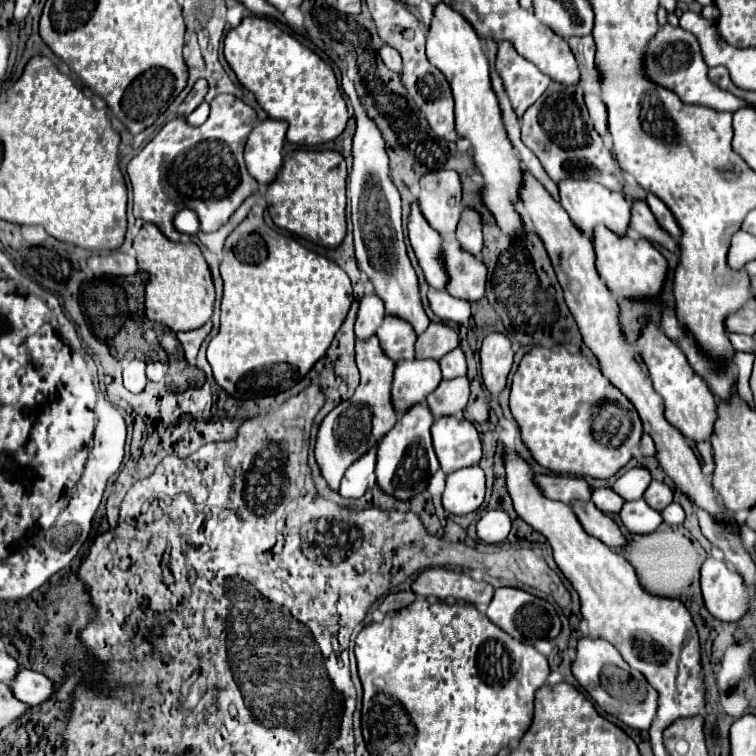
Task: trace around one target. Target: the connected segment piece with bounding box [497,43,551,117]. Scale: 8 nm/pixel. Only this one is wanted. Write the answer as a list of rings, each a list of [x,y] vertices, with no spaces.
[[[499,43],[497,71],[503,77],[509,99],[519,117],[535,103],[537,97],[543,95],[551,83],[551,79],[541,73],[537,65],[521,57],[511,43]]]

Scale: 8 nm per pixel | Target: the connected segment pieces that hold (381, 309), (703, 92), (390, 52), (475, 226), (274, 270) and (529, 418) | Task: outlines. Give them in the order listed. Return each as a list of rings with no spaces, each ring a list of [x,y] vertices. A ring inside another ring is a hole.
[[[373,291],[365,293],[361,297],[361,305],[359,305],[359,313],[357,313],[355,335],[359,339],[371,337],[373,333],[377,333],[377,327],[383,317],[385,317],[385,305],[381,303],[381,297],[377,297]]]
[[[669,23],[659,27],[657,35],[647,45],[643,67],[645,67],[645,75],[649,75],[649,81],[673,91],[685,103],[705,105],[705,107],[711,107],[717,111],[737,111],[741,107],[747,107],[747,103],[743,99],[737,99],[733,93],[717,87],[713,81],[709,81],[707,65],[701,57],[701,49],[699,49],[695,35],[689,31],[683,31],[681,27],[673,27]]]
[[[383,45],[383,49],[381,49],[381,59],[383,59],[383,63],[385,63],[391,71],[401,73],[401,55],[399,55],[393,47]]]
[[[463,207],[459,225],[457,225],[457,239],[461,241],[463,249],[473,253],[473,255],[481,255],[483,249],[483,235],[481,235],[481,213],[475,211],[473,207]]]
[[[253,205],[247,219],[227,237],[221,277],[225,283],[221,303],[221,329],[207,347],[215,381],[237,399],[265,397],[297,385],[331,345],[351,307],[351,281],[331,259],[305,249],[297,239],[277,233],[263,221],[265,207]]]
[[[537,345],[525,353],[511,381],[509,405],[533,459],[555,473],[609,479],[631,459],[631,449],[643,435],[631,401],[583,355],[573,355],[563,345]]]

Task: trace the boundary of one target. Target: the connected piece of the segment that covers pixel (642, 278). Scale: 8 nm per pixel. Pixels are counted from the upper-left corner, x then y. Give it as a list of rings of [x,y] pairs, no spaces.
[[[597,227],[593,231],[593,249],[597,273],[615,291],[617,297],[647,297],[653,299],[661,293],[667,261],[647,239],[631,239],[629,235],[613,235],[607,227]]]

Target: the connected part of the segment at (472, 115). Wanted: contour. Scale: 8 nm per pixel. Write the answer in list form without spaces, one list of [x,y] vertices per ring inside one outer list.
[[[437,3],[433,19],[427,31],[427,57],[445,75],[455,97],[455,123],[457,133],[471,141],[475,151],[475,165],[483,175],[483,201],[497,219],[497,225],[505,233],[517,233],[523,227],[511,197],[521,189],[521,163],[515,157],[513,145],[507,139],[497,97],[491,89],[489,63],[483,53],[483,41],[473,25],[447,3]]]

